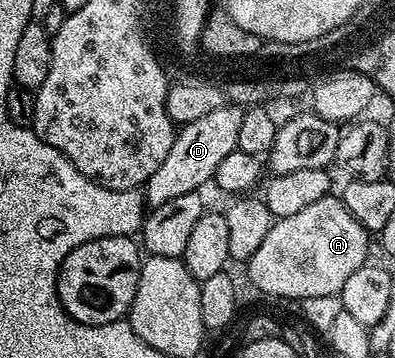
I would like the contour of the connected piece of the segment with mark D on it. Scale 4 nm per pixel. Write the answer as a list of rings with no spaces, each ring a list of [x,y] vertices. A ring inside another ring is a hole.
[[[226,102],[211,114],[202,114],[202,118],[183,125],[170,146],[170,154],[166,154],[166,162],[162,162],[162,166],[158,166],[158,170],[148,179],[147,203],[157,208],[162,206],[162,202],[170,202],[170,198],[182,198],[182,194],[203,189],[203,184],[215,177],[222,158],[237,151],[238,125],[242,123],[243,113],[243,107]]]

